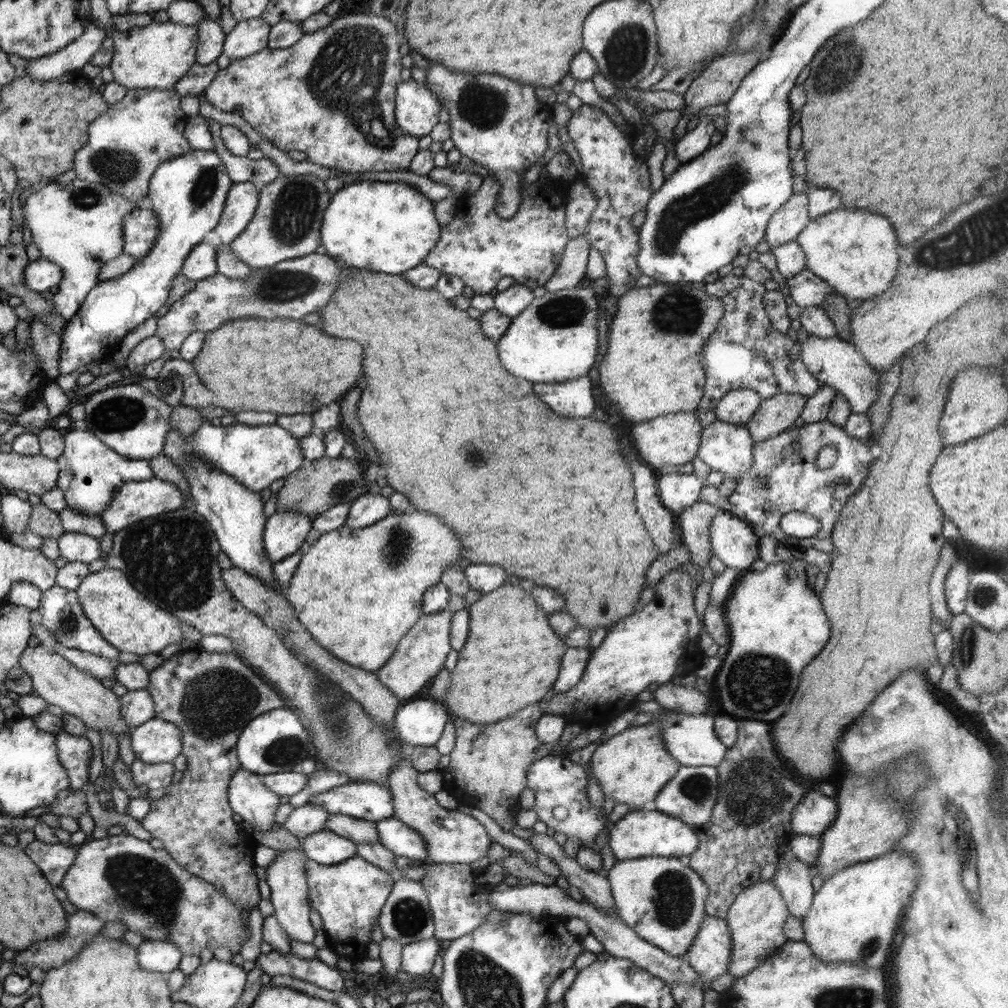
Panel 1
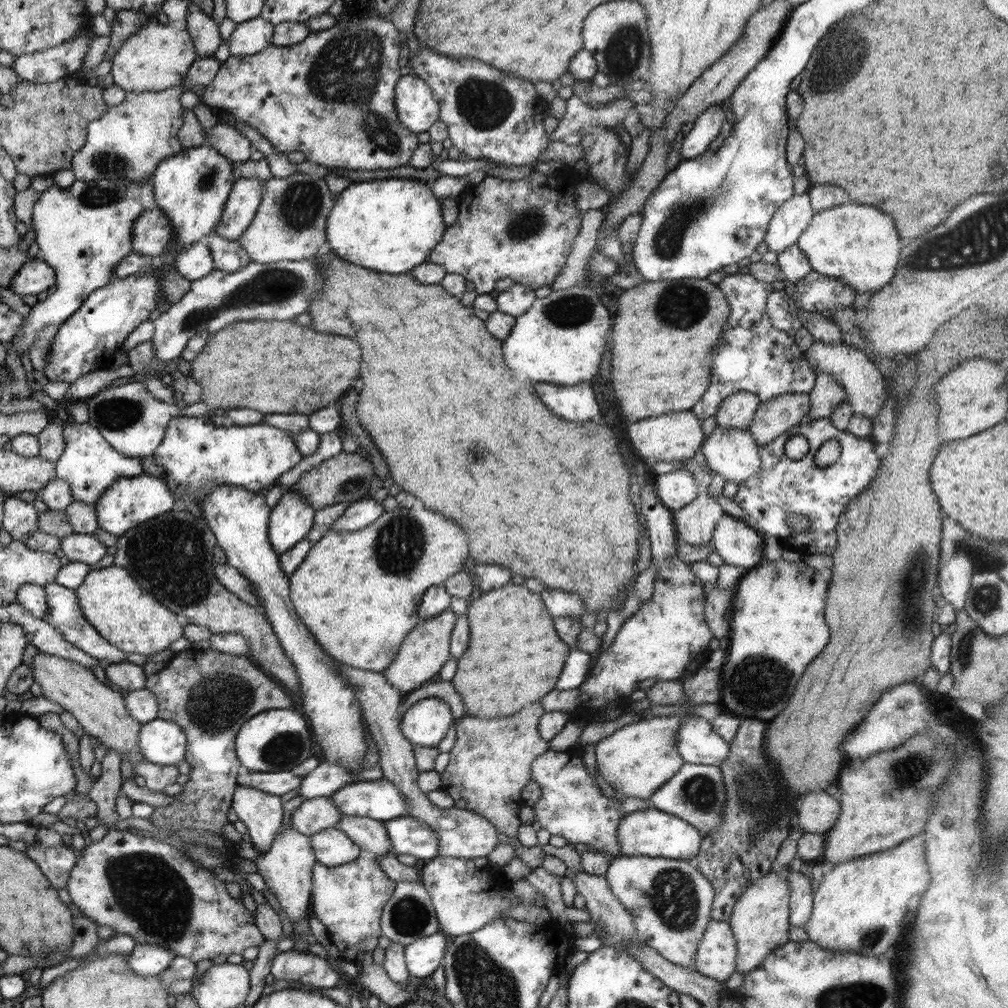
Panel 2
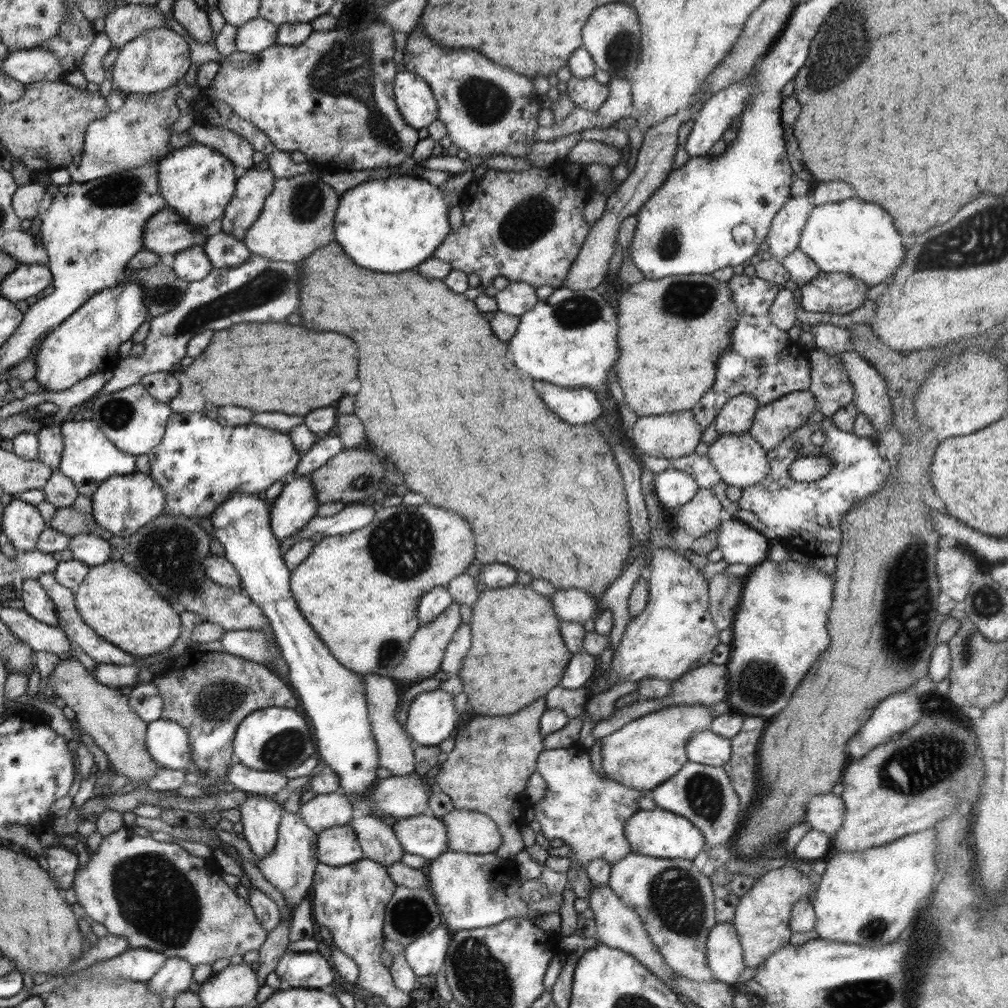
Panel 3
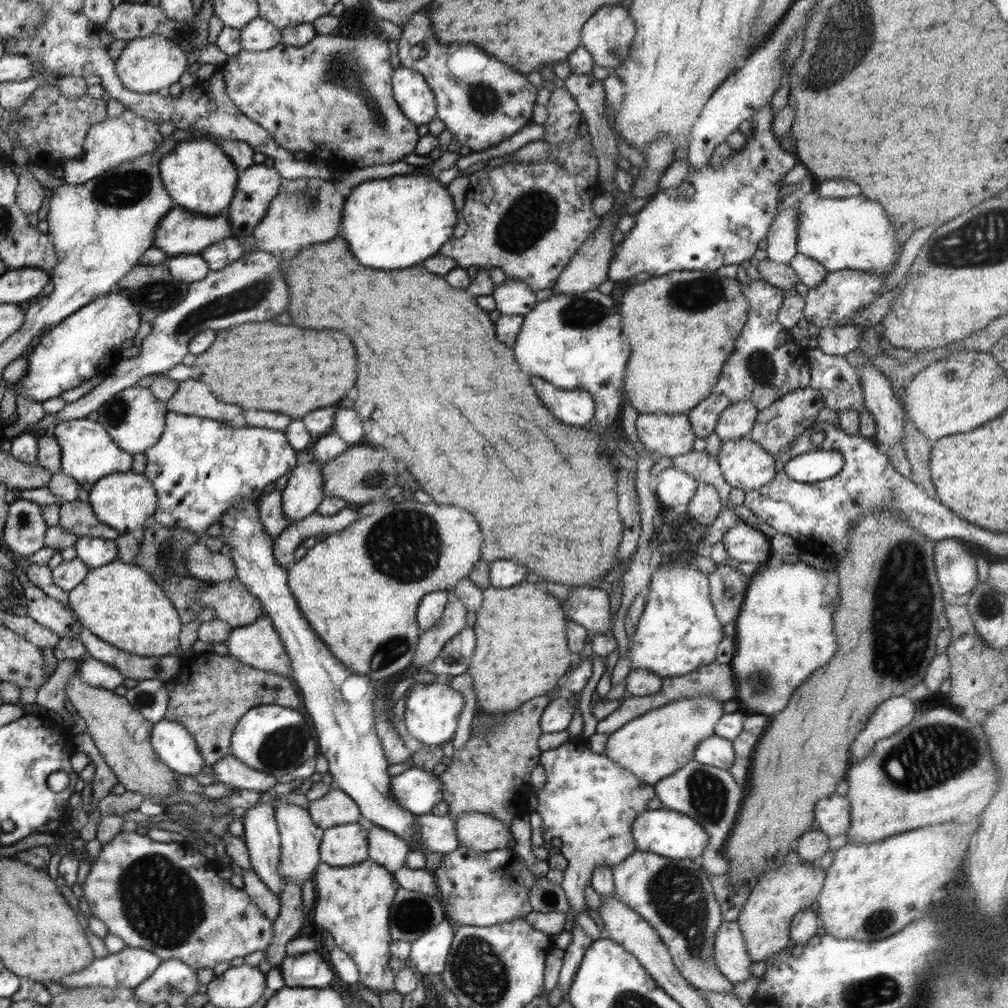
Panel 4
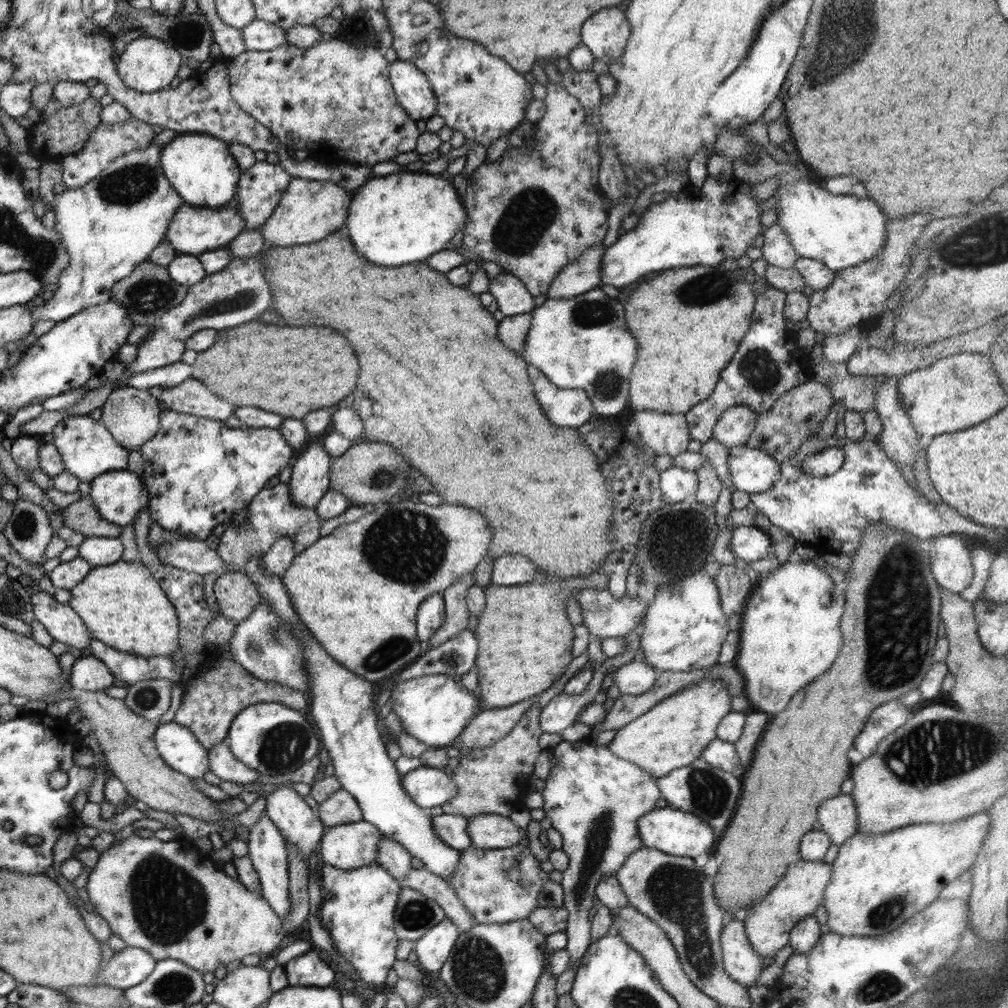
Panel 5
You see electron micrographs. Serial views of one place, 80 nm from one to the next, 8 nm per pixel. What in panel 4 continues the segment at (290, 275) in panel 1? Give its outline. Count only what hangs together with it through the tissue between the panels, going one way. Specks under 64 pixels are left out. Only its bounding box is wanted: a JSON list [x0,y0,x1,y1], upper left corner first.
[26,250,288,435]

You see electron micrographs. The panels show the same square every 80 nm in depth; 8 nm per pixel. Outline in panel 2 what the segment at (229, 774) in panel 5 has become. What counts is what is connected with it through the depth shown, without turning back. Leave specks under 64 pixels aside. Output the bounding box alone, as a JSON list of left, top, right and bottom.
[237,767,303,796]

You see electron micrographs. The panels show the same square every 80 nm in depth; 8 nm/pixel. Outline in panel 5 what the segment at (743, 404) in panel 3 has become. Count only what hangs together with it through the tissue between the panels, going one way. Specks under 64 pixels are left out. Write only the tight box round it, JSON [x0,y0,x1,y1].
[713,406,758,448]

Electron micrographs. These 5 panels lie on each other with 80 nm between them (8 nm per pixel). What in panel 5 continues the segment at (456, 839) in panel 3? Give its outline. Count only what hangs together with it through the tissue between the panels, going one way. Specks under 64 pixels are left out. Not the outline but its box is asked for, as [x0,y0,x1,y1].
[467,814,523,848]

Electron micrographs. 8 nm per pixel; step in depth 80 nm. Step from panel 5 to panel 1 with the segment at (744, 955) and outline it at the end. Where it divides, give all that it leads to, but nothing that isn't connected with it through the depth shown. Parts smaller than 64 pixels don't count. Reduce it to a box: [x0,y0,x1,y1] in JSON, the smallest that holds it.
[685,917,732,981]

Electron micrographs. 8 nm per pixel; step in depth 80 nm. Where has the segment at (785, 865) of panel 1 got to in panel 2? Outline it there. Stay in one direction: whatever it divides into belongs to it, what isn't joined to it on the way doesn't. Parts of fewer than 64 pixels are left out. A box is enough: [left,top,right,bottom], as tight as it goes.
[786,870,813,929]

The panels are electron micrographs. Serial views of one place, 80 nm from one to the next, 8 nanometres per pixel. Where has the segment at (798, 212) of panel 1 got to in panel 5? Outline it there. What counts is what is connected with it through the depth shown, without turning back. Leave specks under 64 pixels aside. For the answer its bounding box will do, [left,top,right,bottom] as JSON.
[761,222,798,268]

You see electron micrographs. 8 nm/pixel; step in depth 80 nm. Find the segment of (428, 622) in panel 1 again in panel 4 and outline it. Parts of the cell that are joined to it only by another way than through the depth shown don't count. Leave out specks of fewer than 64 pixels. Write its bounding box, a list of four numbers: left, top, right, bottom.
[409,590,467,670]

